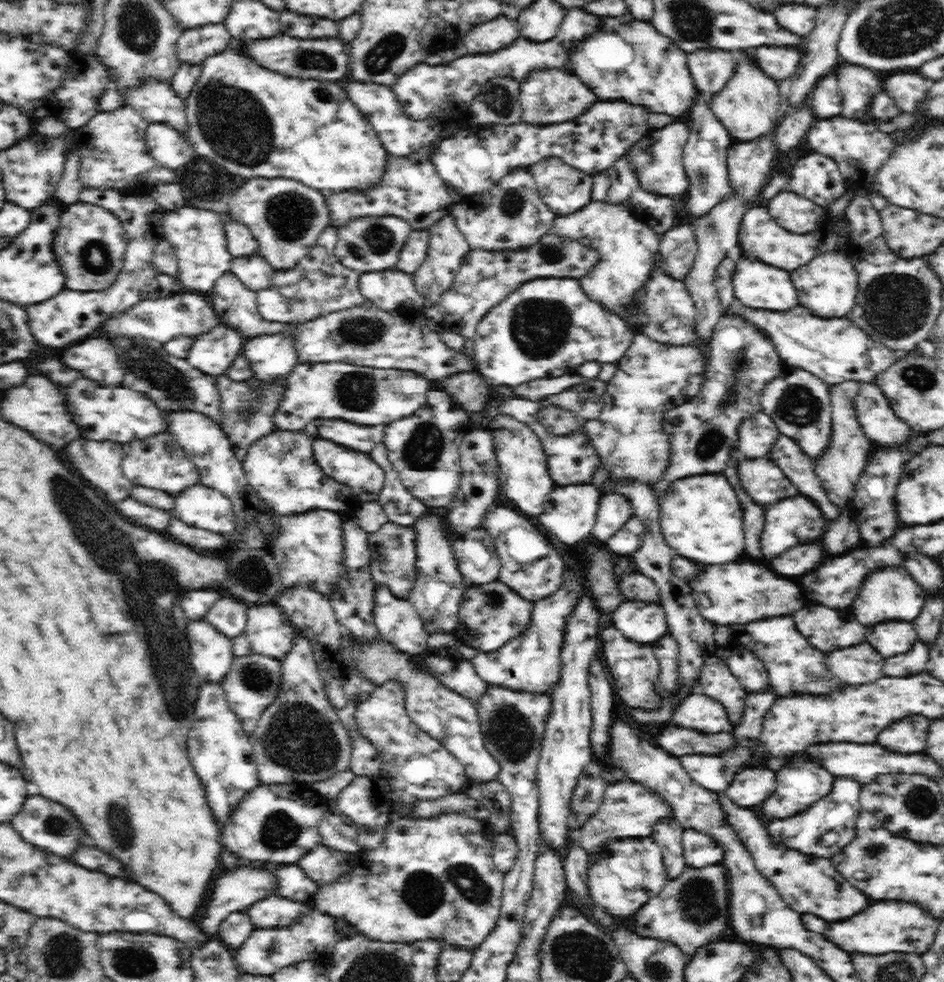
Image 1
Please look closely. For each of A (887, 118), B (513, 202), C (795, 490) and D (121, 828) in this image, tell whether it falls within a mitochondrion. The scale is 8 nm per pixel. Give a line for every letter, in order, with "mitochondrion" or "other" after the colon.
A: other
B: mitochondrion
C: other
D: mitochondrion

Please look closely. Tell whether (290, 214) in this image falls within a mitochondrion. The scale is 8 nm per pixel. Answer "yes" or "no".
yes

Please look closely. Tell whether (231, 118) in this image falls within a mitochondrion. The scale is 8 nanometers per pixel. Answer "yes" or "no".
yes

